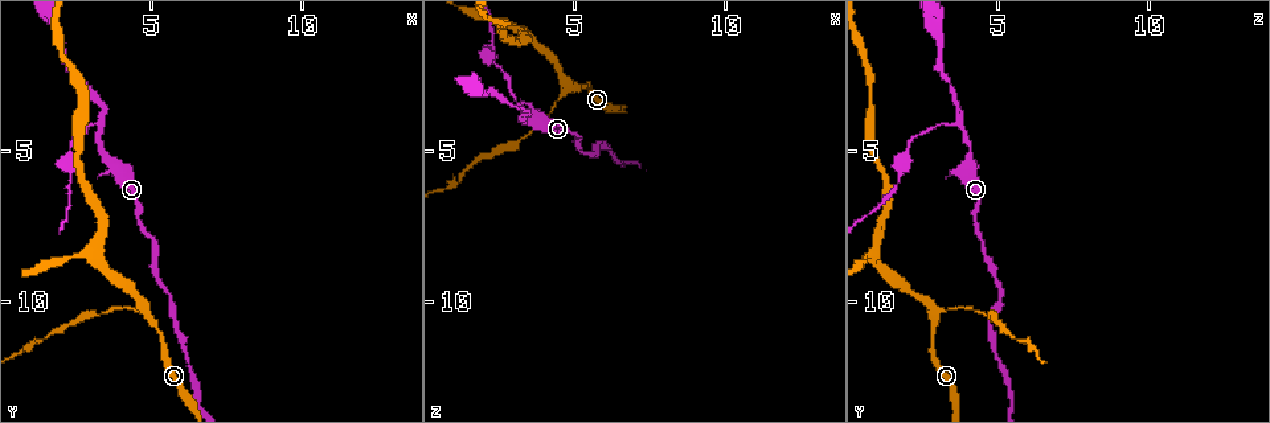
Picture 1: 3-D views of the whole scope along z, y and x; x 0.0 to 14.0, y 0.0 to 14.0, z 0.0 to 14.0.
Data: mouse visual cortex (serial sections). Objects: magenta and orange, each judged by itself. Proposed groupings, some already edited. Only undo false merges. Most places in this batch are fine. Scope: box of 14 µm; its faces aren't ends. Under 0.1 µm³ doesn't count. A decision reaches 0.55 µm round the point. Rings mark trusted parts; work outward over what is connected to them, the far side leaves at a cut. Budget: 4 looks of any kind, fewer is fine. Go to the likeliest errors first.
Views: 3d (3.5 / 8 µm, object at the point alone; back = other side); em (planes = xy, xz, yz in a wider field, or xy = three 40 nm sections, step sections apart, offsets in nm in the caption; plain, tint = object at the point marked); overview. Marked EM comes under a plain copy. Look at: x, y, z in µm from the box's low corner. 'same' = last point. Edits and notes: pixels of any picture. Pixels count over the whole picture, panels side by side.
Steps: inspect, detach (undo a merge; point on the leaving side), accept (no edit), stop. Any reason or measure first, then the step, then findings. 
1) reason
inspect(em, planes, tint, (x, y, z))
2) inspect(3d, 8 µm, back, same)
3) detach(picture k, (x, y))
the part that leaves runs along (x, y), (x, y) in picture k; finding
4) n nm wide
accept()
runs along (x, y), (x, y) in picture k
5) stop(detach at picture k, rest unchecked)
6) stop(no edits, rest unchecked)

inspect(3d, 3.5 µm, (3.3, 4.1, 3.7))

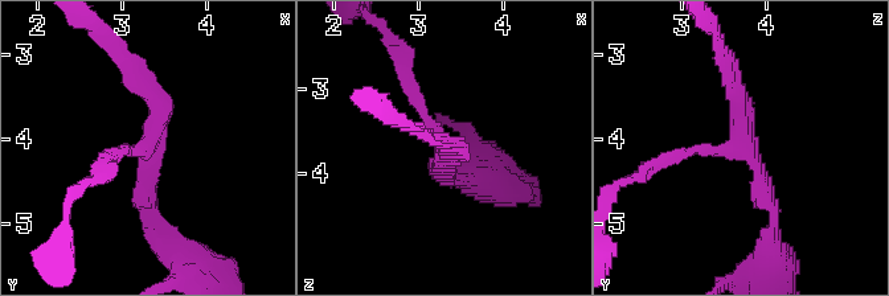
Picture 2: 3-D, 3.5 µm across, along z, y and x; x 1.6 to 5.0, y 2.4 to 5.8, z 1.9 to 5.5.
3 arms; arms of 150, 200, 200 nm; now the EM
inspect(em, xy, step 5, tint, (3.30, 4.10, 3.70))

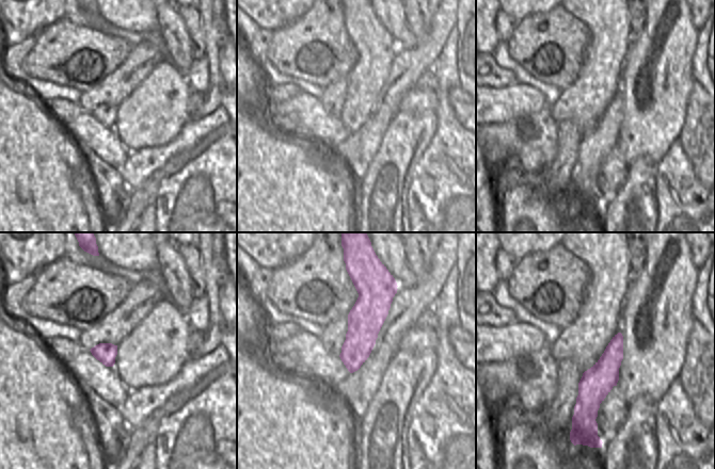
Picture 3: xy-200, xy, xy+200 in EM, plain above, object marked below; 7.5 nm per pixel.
260 nm wide
accept()
runs along (619, 336), (604, 374), (577, 415) in picture 3; one cell here

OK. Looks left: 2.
inspect(3d, 3.5 µm, (4.8, 10.2, 2.9))

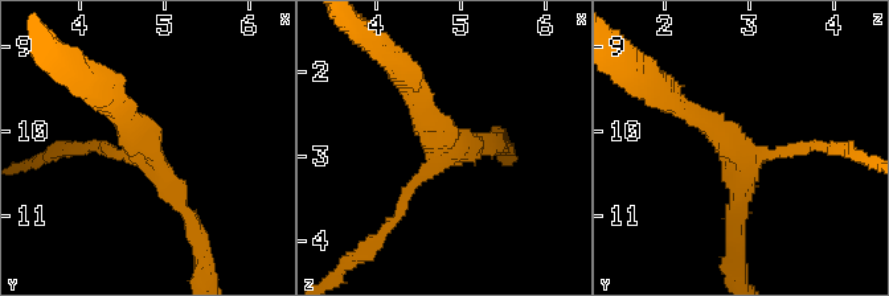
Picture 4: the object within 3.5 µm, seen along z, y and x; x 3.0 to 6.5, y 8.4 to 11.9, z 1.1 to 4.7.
3 arms; arms of 150, 200, 250 nm
inspect(em, xy, step 5, tint, (4.75, 10.30, 2.90))

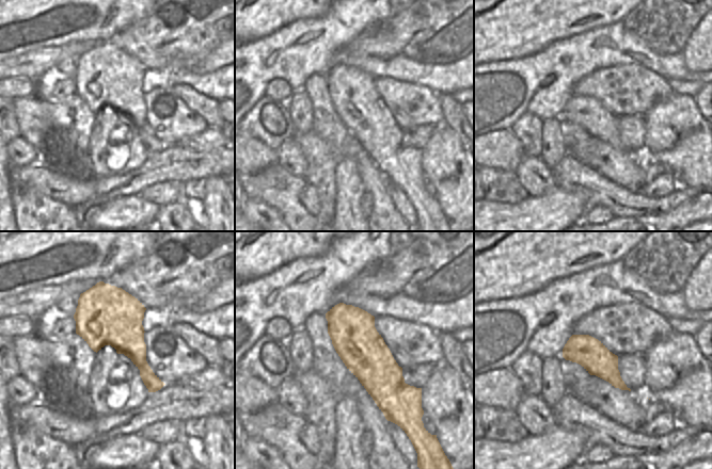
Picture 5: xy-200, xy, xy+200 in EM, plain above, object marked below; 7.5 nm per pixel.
accept()
runs along (339, 306), (390, 391), (390, 411) in picture 5; continuous, no second cell

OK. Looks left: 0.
stop(no edits, rest unchecked)

